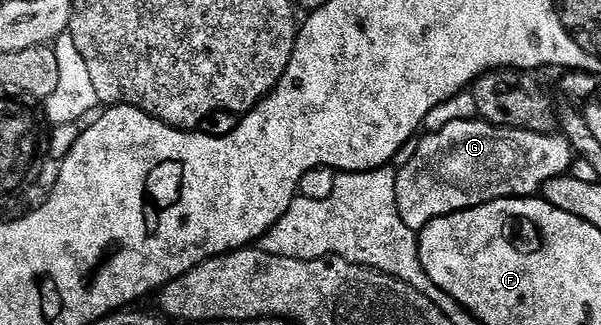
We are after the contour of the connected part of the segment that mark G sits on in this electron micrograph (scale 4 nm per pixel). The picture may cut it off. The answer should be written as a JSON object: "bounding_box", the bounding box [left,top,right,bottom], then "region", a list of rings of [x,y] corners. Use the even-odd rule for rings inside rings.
{"bounding_box":[396,118,575,234],"region":[[[481,118],[454,120],[439,132],[423,135],[418,140],[418,149],[412,162],[397,169],[396,206],[400,210],[400,218],[404,218],[404,226],[417,234],[436,218],[444,218],[448,214],[463,212],[493,200],[509,200],[511,196],[537,197],[543,186],[552,182],[552,178],[567,175],[571,171],[570,163],[575,160],[575,152],[561,134],[503,128]]]}

